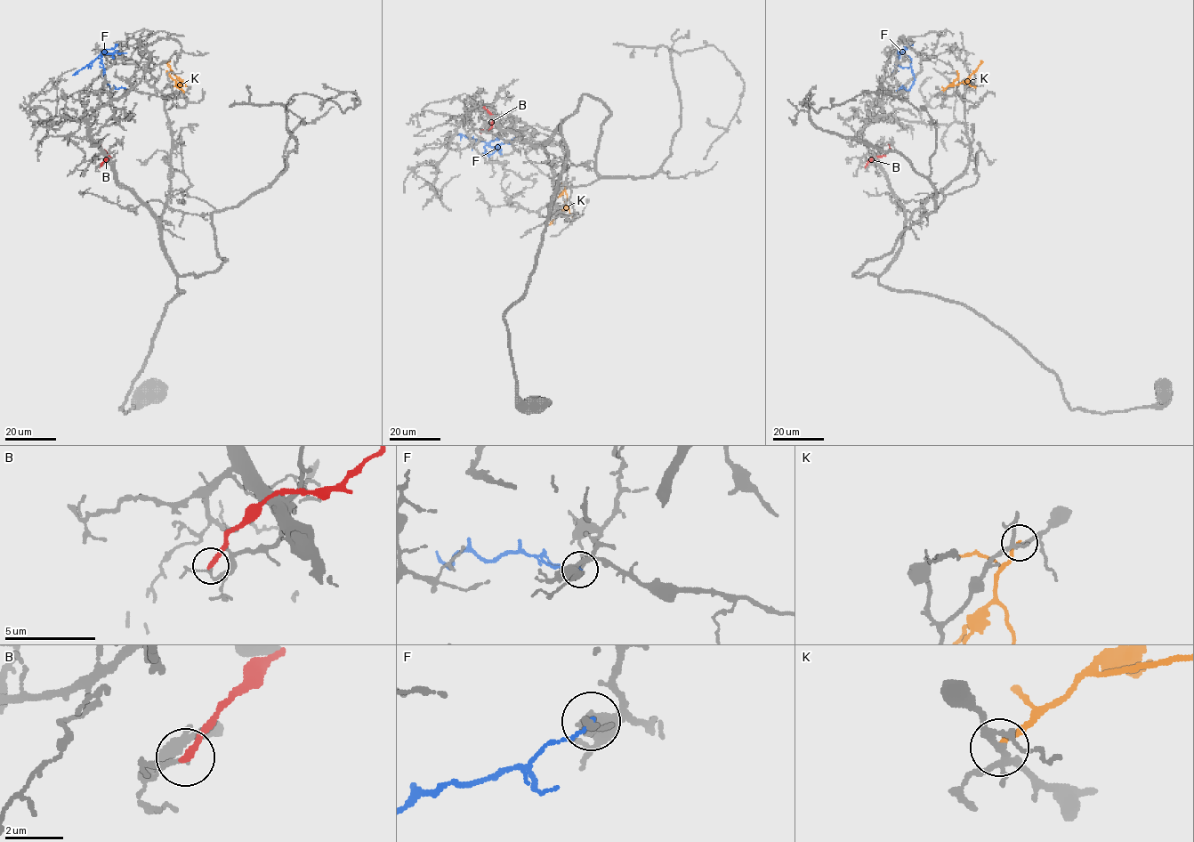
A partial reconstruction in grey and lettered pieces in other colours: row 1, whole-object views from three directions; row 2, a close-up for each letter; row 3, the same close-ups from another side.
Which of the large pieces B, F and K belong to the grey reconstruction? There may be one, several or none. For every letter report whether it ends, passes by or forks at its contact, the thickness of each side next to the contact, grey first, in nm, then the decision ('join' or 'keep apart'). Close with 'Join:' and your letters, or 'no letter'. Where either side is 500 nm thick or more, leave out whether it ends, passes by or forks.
B: it ends | 130/240 nm | keep apart
F: it ends | 150/100 nm | keep apart
K: it ends | 200/200 nm | keep apart
Join: no letter

